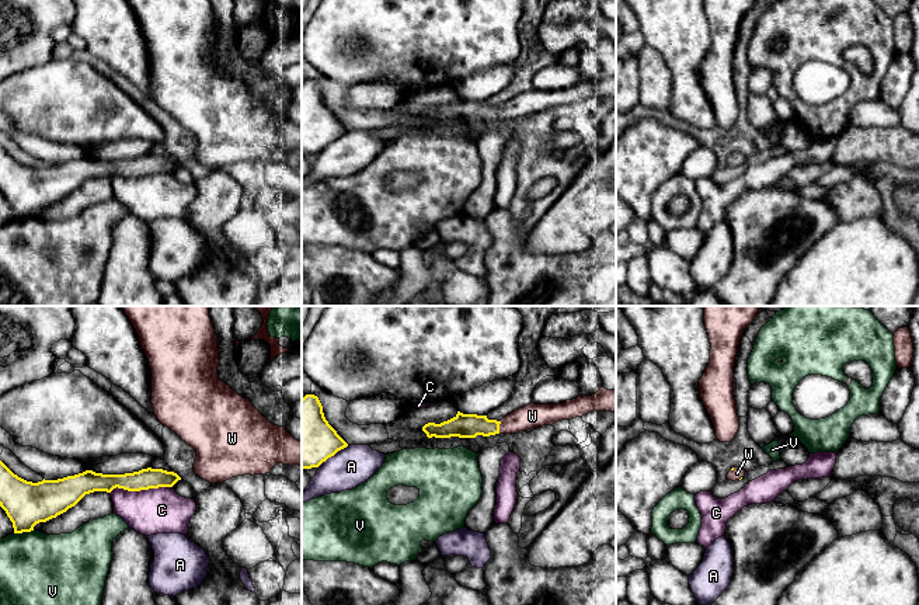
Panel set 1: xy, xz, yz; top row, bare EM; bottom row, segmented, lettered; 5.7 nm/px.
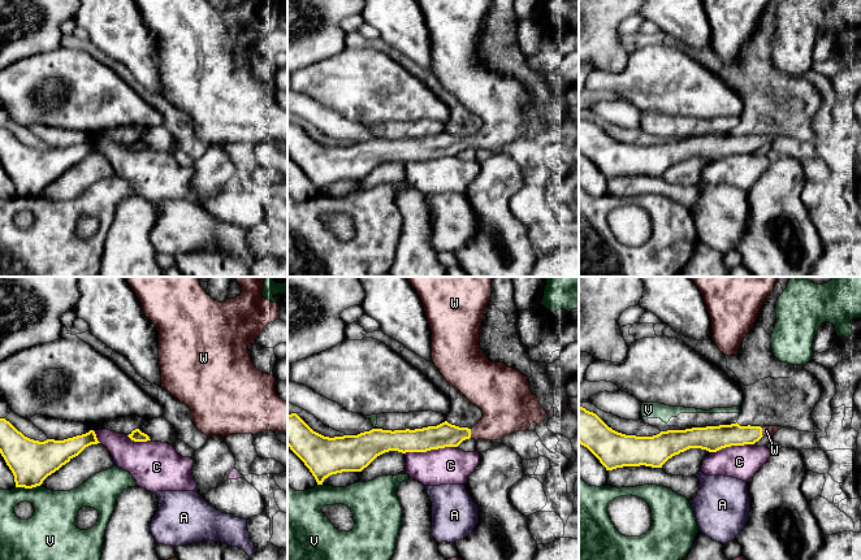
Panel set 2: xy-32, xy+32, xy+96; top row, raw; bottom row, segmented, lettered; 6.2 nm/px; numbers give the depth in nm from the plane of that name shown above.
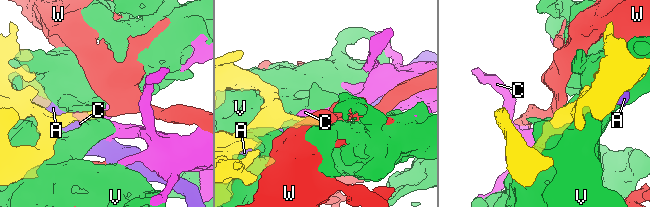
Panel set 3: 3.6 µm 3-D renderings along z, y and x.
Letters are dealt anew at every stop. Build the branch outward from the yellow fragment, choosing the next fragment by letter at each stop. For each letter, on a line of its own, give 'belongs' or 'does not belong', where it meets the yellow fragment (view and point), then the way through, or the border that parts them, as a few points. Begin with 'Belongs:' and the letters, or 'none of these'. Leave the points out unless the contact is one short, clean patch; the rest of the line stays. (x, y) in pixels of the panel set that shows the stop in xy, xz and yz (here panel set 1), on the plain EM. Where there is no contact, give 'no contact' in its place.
Belongs: W
A: does not belong; contact xz (333, 141)
C: does not belong; contact xy (141, 174)
V: does not belong; contact xy (23, 216)
W: belongs; contact xz (498, 112)

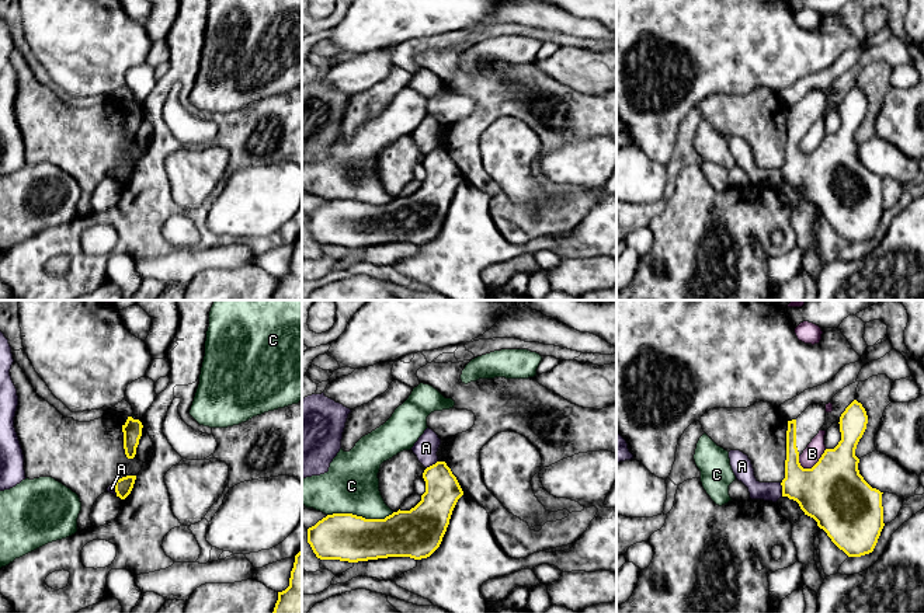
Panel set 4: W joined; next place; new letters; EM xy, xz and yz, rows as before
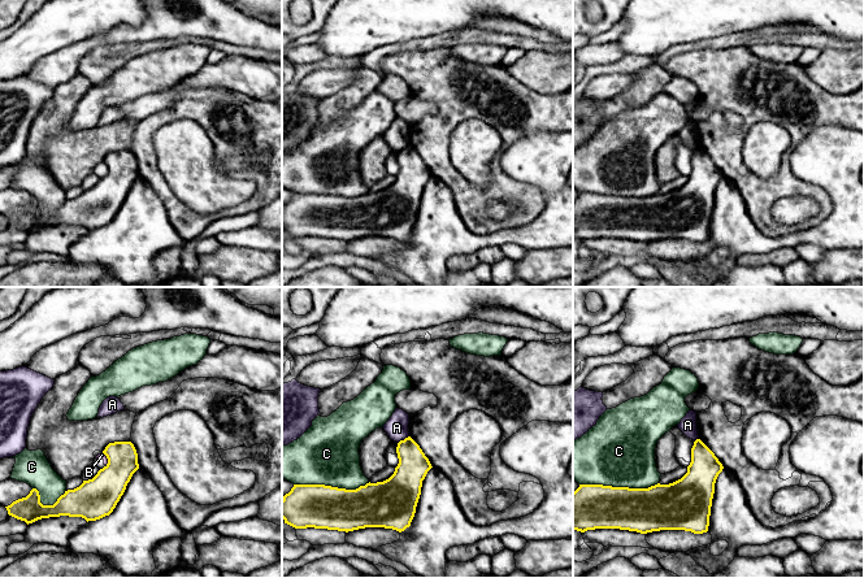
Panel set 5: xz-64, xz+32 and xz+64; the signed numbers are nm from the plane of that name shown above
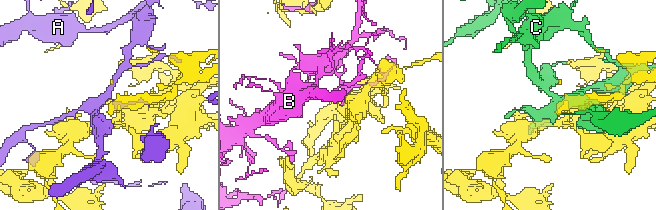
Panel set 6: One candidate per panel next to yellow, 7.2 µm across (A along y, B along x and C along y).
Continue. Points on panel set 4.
Belongs: none of these
A: does not belong; contact yz (782, 176)
B: does not belong; contact yz (815, 150)
C: does not belong; contact xz (360, 202)

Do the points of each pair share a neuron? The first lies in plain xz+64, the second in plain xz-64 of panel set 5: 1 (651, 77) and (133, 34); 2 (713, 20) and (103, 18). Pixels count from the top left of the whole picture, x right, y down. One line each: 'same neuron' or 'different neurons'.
1: different neurons
2: same neuron

